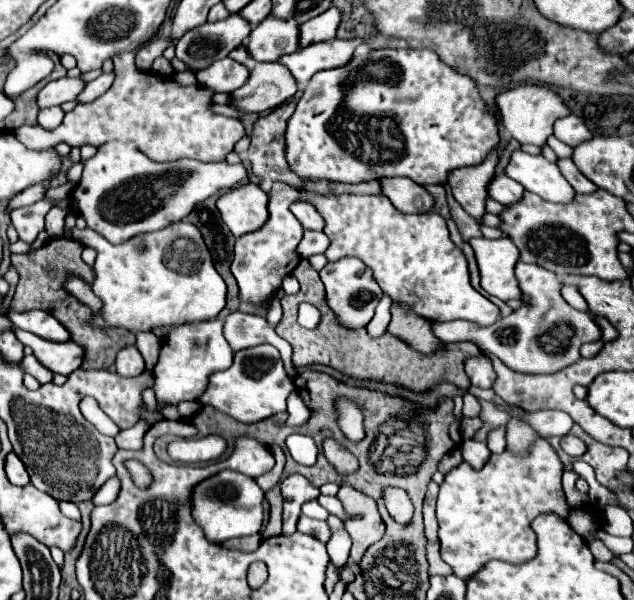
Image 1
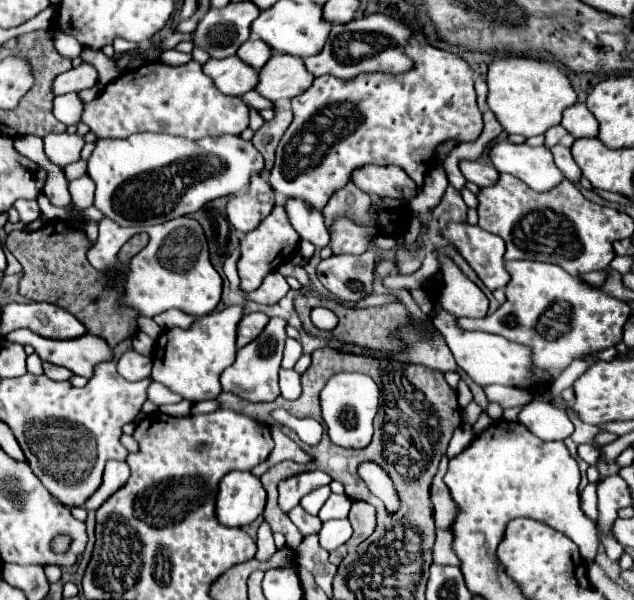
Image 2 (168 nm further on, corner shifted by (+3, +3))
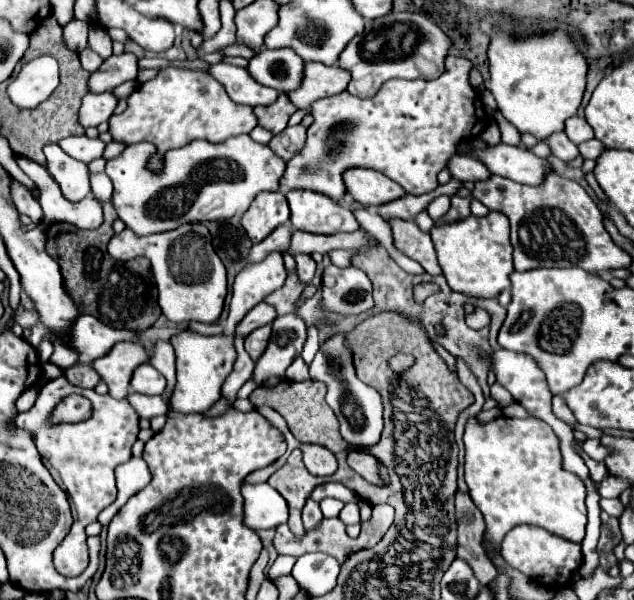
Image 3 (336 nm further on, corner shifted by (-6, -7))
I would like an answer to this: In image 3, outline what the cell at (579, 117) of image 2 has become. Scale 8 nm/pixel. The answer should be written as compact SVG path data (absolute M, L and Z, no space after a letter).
M570 117L566 123L564 123L564 133L568 135L568 139L572 139L572 143L582 143L582 141L588 141L594 137L594 131L592 127L586 123L586 119L582 117Z

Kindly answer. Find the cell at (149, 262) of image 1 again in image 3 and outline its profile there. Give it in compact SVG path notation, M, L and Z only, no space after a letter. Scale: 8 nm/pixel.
M188 223L168 233L144 237L124 229L122 233L110 239L108 253L120 261L140 255L150 259L152 273L160 293L158 303L168 321L214 323L220 317L226 297L226 269L212 247L210 231L202 223Z

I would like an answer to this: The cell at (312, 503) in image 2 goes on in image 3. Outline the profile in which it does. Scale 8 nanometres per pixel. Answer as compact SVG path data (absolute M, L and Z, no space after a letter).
M322 499L320 501L320 509L322 509L322 513L324 513L324 517L338 517L338 513L342 511L342 507L344 507L344 503L340 503L338 499Z

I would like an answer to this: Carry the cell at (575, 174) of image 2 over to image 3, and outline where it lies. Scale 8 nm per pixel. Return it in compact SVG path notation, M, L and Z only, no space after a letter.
M560 131L558 135L550 135L546 139L552 155L556 155L558 159L576 159L578 157L578 147L564 135L564 131Z

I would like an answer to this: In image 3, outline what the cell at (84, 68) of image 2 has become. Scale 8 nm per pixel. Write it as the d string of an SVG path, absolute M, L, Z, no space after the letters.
M120 53L120 55L112 55L108 57L98 71L92 73L88 87L92 93L102 93L102 91L110 91L114 87L118 87L124 81L136 79L138 73L138 59L134 53Z

